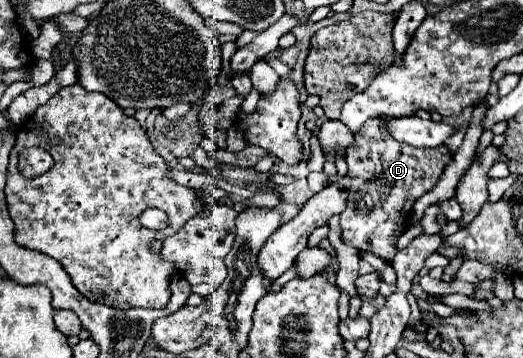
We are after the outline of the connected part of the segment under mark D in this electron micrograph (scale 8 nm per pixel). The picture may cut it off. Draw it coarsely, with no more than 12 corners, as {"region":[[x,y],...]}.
{"region":[[394,116],[346,148],[342,240],[390,262],[452,160],[396,142]]}

